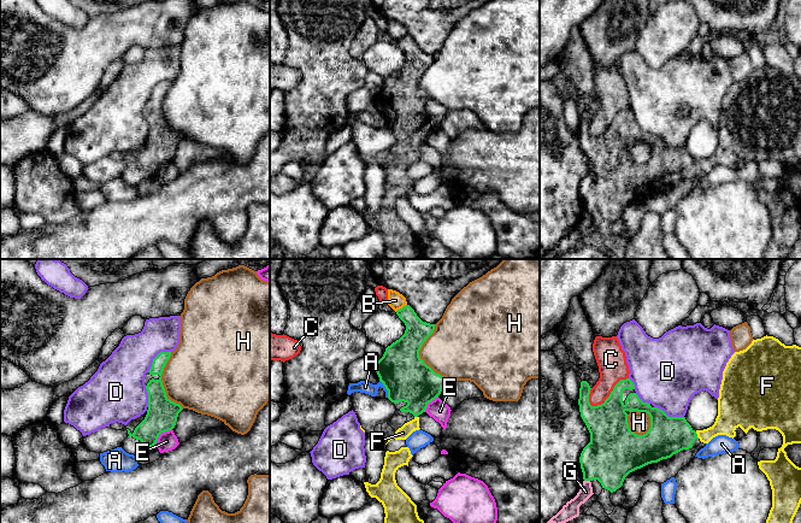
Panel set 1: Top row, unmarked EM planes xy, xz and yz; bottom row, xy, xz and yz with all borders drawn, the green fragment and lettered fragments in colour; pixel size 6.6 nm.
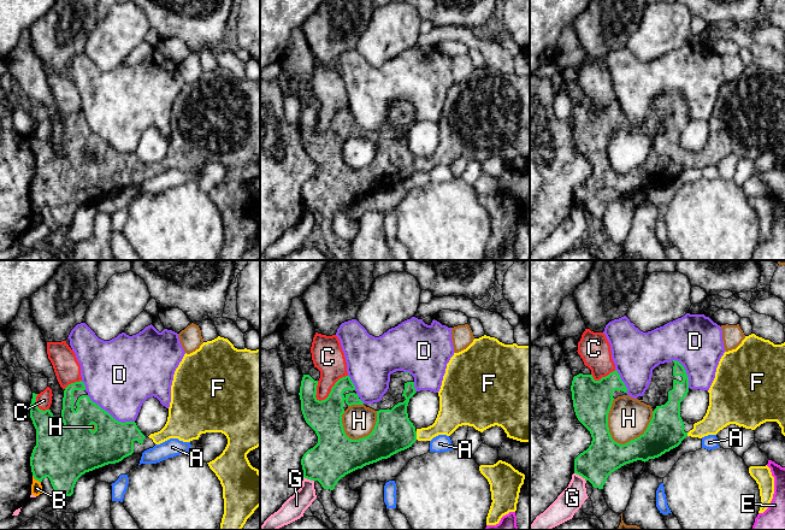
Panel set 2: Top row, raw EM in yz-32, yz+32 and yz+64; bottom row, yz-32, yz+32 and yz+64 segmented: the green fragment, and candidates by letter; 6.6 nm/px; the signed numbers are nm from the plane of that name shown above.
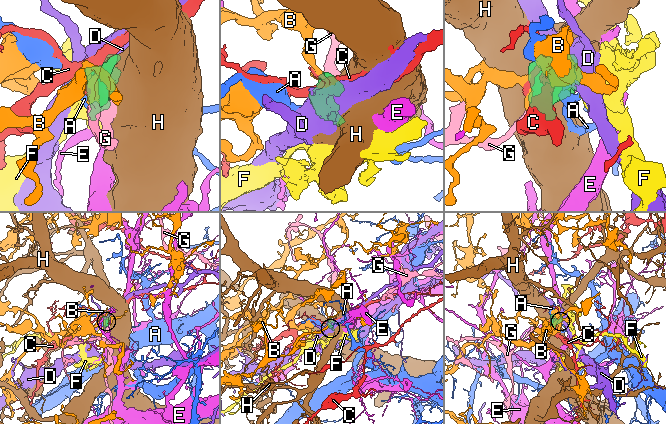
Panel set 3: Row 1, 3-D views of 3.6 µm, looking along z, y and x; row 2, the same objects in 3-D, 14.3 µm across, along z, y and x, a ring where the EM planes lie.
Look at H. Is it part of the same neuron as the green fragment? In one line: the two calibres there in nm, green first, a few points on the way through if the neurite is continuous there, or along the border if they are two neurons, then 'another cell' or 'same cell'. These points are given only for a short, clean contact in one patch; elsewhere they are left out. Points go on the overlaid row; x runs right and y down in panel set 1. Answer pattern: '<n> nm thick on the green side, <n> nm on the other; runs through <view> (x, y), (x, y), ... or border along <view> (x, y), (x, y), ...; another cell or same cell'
260 nm thick on the green side, 140 nm on the other; another cell

